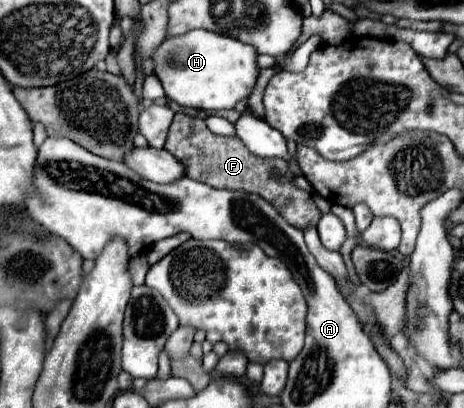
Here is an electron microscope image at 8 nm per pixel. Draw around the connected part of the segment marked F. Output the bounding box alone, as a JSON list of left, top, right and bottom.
[165,114,321,230]

